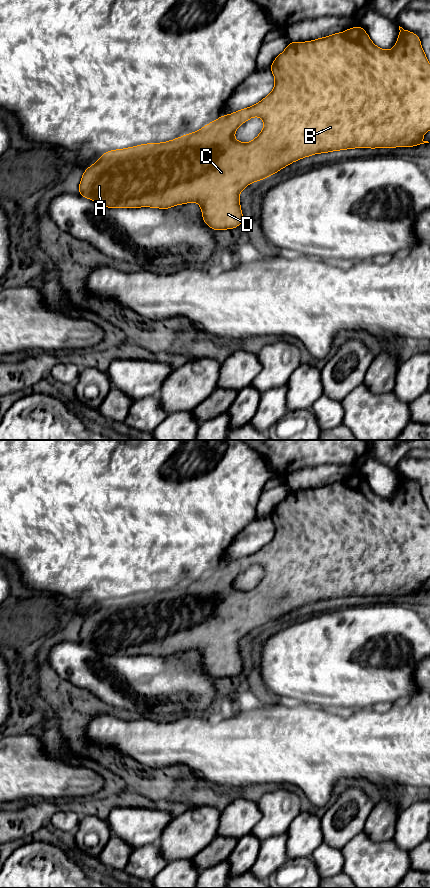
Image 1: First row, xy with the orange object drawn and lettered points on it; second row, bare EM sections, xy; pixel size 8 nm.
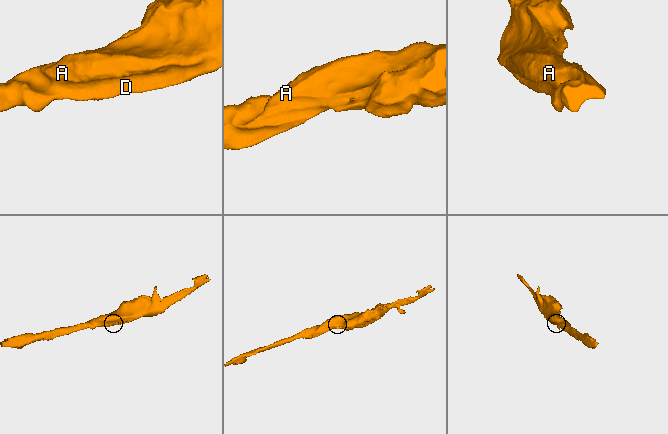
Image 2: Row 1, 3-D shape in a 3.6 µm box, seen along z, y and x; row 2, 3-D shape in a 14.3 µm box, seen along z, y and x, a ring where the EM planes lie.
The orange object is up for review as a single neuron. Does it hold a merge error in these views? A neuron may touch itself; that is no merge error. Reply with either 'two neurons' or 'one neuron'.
one neuron

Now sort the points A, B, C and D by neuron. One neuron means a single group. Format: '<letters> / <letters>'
A B C D

